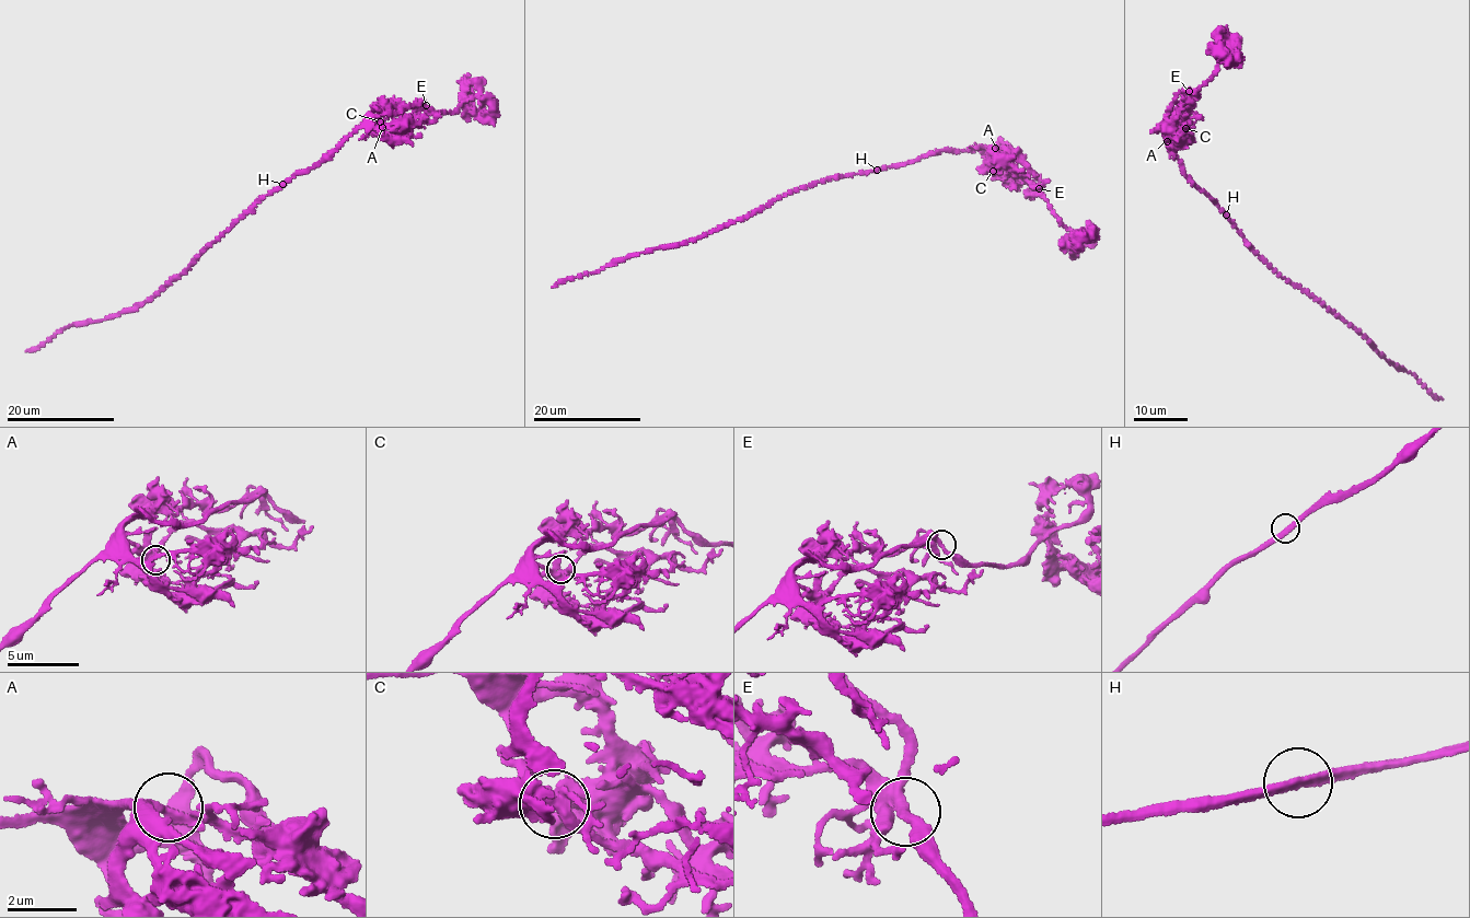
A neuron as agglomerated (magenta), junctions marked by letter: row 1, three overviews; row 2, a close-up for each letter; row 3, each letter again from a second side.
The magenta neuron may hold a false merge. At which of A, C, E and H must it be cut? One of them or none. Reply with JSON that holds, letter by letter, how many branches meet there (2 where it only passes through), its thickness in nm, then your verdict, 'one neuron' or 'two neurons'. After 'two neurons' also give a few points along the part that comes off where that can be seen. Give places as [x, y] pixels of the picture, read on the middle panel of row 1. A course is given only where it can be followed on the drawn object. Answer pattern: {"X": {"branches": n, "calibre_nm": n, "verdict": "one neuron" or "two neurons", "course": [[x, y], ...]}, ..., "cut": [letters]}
{"A": {"branches": 3, "calibre_nm": 240, "verdict": "one neuron"}, "C": {"branches": 5, "calibre_nm": 420, "verdict": "one neuron"}, "E": {"branches": 3, "calibre_nm": 280, "verdict": "one neuron"}, "H": {"branches": 2, "calibre_nm": 320, "verdict": "one neuron"}, "cut": []}

